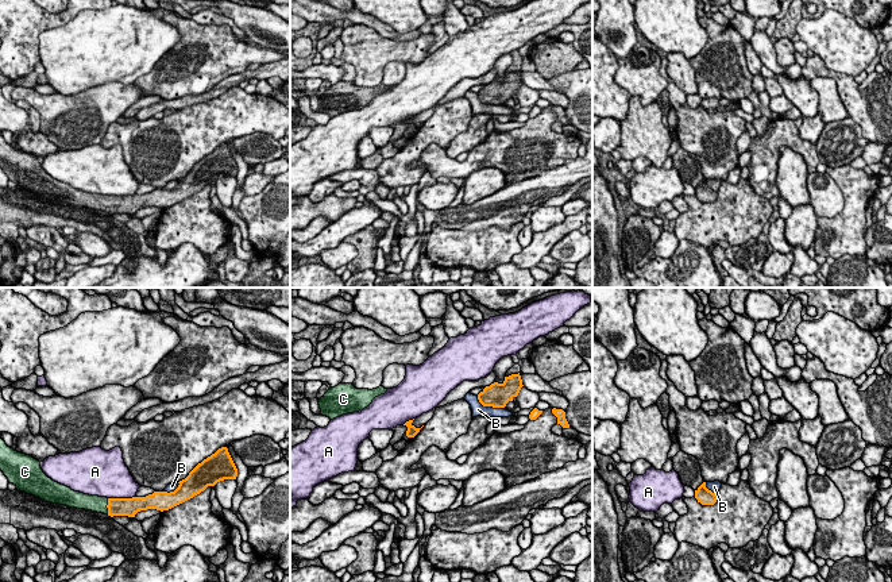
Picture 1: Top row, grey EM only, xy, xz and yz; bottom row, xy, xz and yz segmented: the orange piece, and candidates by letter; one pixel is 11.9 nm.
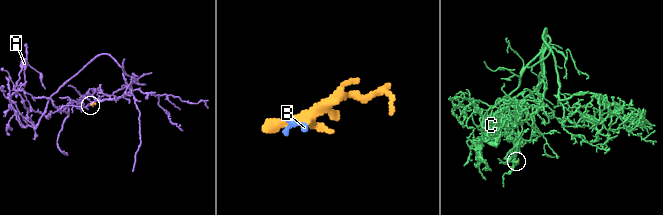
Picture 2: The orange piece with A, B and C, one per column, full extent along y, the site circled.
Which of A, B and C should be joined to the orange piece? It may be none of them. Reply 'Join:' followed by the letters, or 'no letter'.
Join: C

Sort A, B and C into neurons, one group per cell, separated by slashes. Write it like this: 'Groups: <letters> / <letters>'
Groups: A / B / C

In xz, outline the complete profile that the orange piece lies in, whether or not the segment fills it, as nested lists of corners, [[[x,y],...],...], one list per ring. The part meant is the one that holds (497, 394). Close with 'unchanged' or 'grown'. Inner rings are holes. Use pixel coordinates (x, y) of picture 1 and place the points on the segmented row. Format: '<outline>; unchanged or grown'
[[[520,373],[505,377],[502,383],[494,382],[486,386],[479,394],[478,400],[483,406],[505,408],[509,401],[518,396],[522,388]]]; unchanged

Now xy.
[[[0,438],[0,470],[18,490],[32,494],[46,502],[66,505],[113,516],[135,517],[140,510],[169,510],[208,486],[224,479],[236,479],[238,469],[227,447],[198,463],[189,475],[179,481],[174,492],[154,492],[146,497],[107,498],[74,492],[49,478],[40,469],[40,462],[30,455],[15,451]]]; grown

